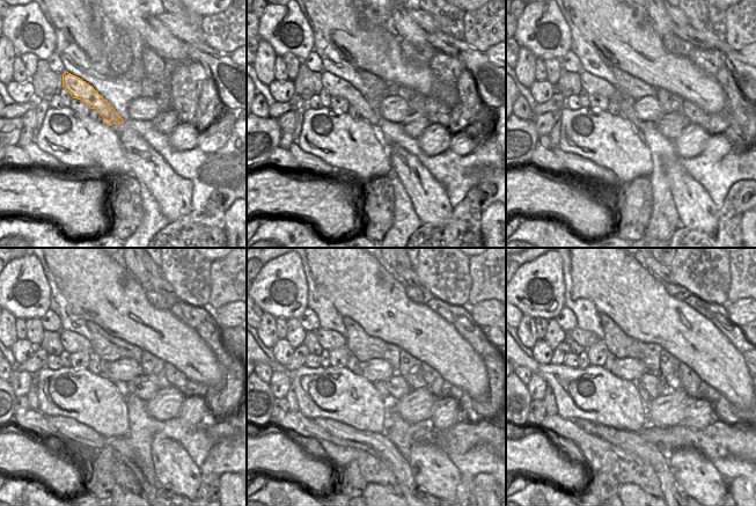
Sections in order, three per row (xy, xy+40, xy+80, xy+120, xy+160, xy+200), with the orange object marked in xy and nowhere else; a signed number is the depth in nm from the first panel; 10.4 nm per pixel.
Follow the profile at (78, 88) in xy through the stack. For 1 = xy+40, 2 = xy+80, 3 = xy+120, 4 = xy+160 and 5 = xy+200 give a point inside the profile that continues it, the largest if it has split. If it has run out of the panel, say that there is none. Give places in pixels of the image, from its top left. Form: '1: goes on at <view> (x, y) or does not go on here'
1: goes on at xy+40 (336, 86)
2: goes on at xy+80 (593, 85)
3: goes on at xy+120 (73, 343)
4: goes on at xy+160 (329, 339)
5: goes on at xy+200 (585, 338)

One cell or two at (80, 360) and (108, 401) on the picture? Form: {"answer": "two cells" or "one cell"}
{"answer": "two cells"}

